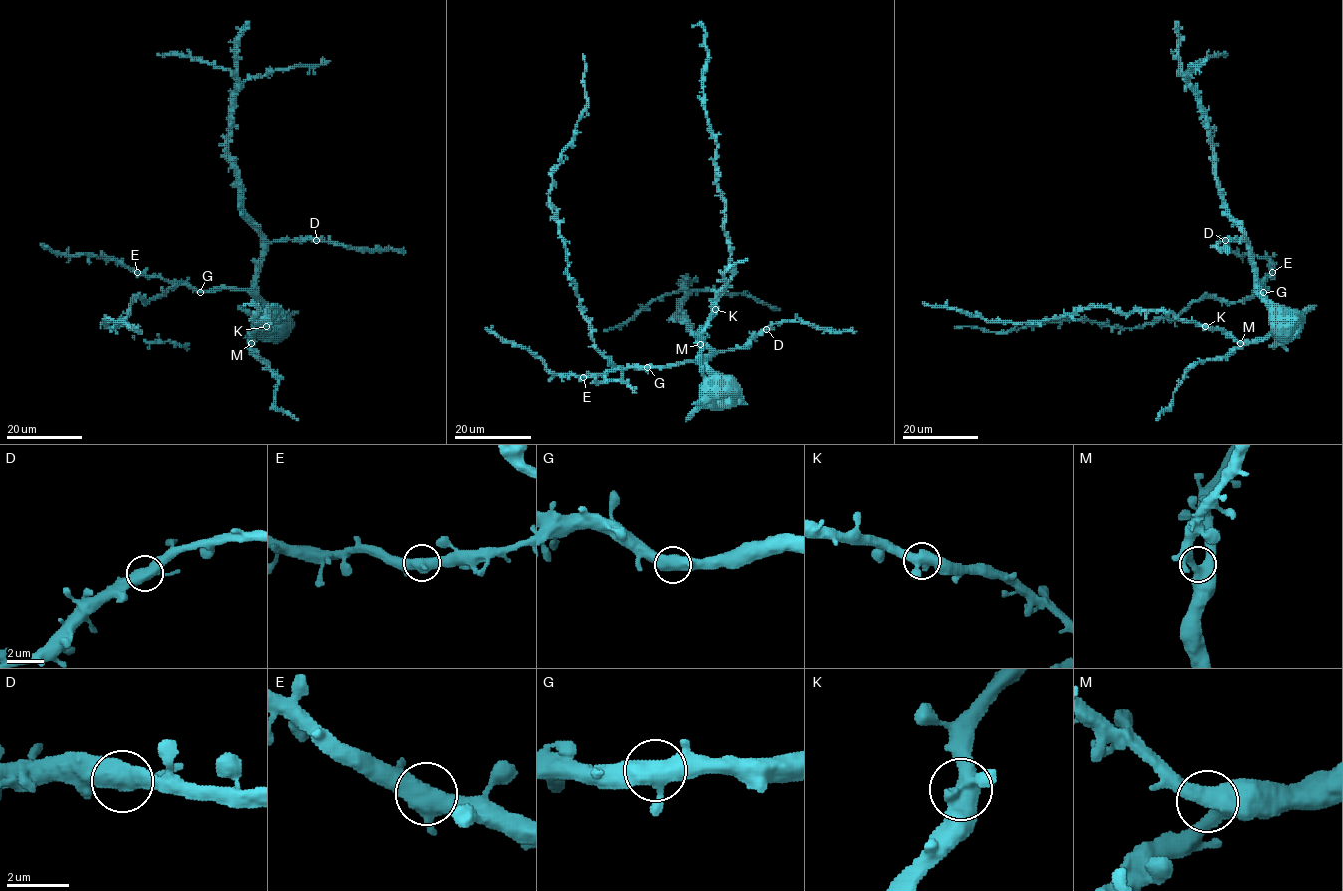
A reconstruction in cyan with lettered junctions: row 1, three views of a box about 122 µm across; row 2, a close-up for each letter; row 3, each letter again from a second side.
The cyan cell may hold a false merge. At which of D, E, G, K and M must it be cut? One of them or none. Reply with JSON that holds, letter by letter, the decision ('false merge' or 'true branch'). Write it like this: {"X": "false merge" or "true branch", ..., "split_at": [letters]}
{"D": "true branch", "E": "true branch", "G": "true branch", "K": "true branch", "M": "true branch", "split_at": []}

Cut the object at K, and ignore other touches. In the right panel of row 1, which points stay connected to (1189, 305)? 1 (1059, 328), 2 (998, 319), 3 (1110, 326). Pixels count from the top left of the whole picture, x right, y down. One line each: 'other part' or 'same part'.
1: same part
2: other part
3: same part

